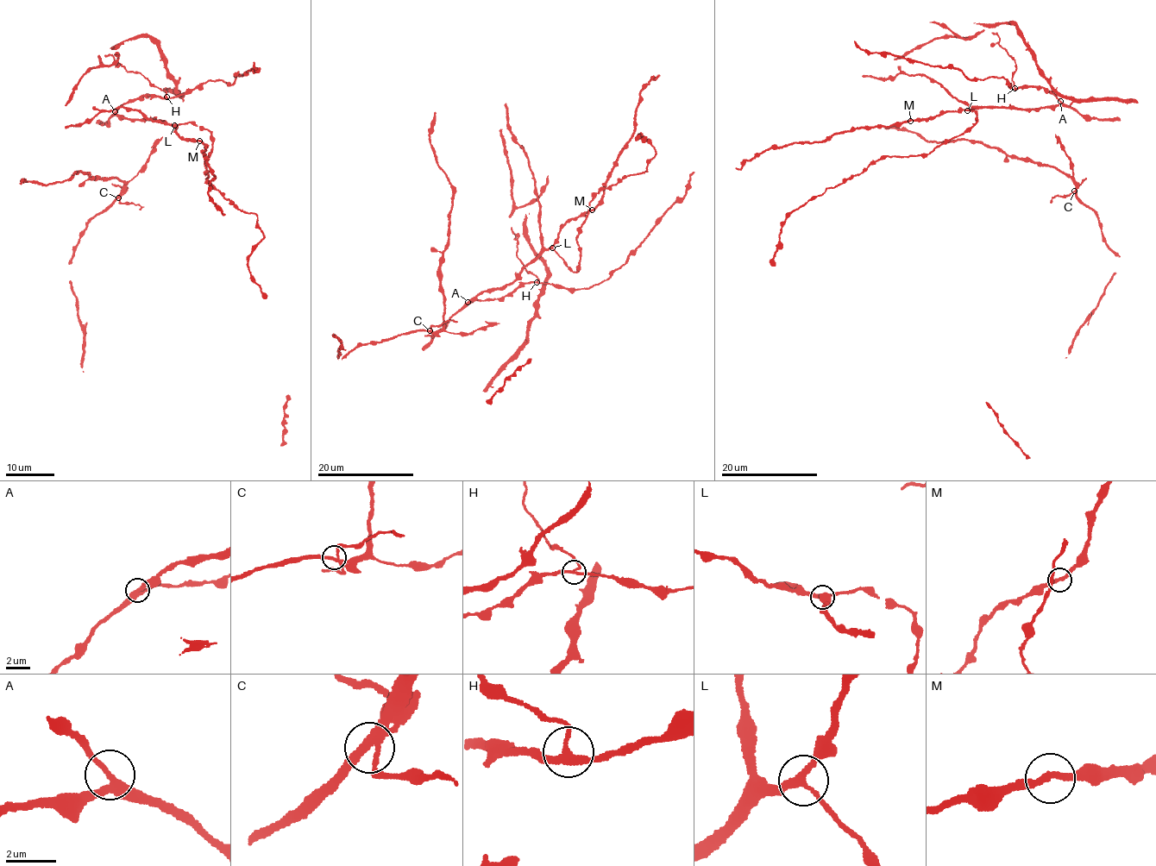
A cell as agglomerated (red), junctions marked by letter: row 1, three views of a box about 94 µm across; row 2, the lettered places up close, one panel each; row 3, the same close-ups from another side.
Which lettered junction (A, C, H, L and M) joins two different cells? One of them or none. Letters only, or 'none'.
H

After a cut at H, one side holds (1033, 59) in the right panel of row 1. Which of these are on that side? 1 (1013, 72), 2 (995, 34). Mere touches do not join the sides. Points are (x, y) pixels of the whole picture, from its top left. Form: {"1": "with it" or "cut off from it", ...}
{"1": "cut off from it", "2": "cut off from it"}

